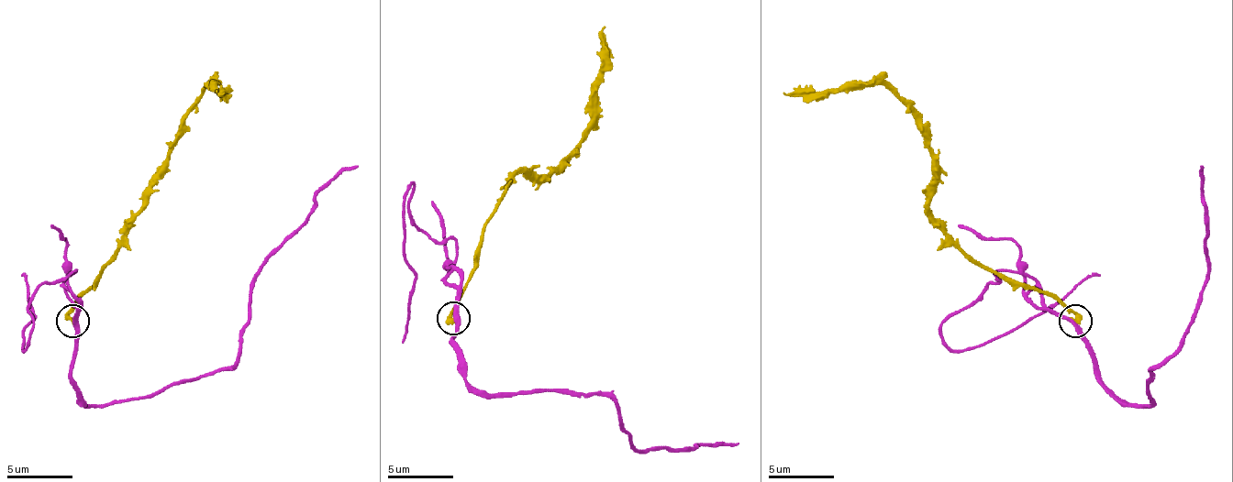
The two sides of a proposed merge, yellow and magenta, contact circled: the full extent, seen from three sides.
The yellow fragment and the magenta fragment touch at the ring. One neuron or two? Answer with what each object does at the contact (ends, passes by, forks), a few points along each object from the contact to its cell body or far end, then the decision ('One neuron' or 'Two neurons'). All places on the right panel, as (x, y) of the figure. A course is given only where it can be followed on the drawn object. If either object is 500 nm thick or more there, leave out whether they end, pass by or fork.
At the ring yellow ends. At the ring magenta passes by. Course of yellow: (1074, 320), (1051, 297), (1012, 287), (979, 264), (932, 217), (929, 145), (919, 122), (883, 85), (783, 92). Course of magenta: (1074, 320), (1094, 372), (1117, 396), (1150, 405), (1150, 372), (1190, 323), (1206, 273), (1200, 165). Two neurons

